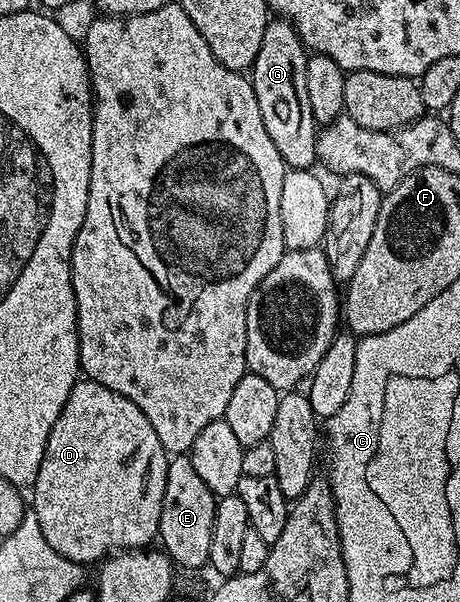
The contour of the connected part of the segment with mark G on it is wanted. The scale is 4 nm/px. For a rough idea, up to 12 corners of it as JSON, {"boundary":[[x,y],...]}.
{"boundary":[[291,22],[251,70],[263,127],[290,170],[318,164],[309,56]]}

